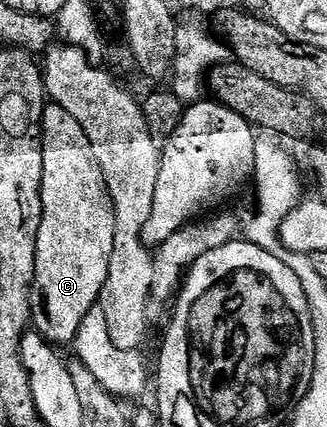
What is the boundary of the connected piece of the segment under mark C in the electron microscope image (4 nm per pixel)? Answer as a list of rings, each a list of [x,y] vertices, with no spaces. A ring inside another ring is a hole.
[[[54,104],[44,105],[41,119],[43,139],[43,175],[41,176],[41,228],[37,232],[37,262],[35,264],[35,286],[31,290],[31,320],[34,329],[44,340],[56,347],[74,343],[88,312],[99,301],[99,293],[109,276],[109,260],[113,256],[115,235],[115,209],[101,172],[97,156],[85,136],[85,128],[65,112],[65,108]]]

